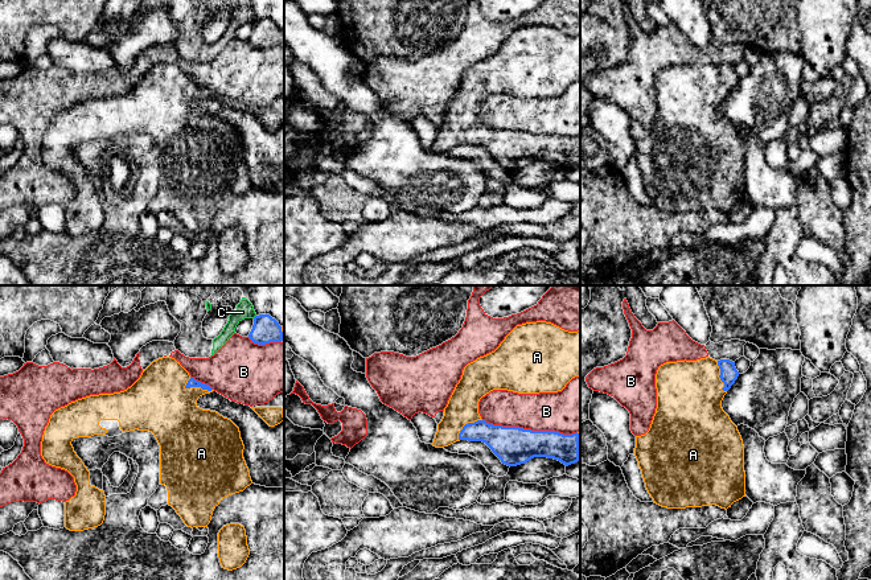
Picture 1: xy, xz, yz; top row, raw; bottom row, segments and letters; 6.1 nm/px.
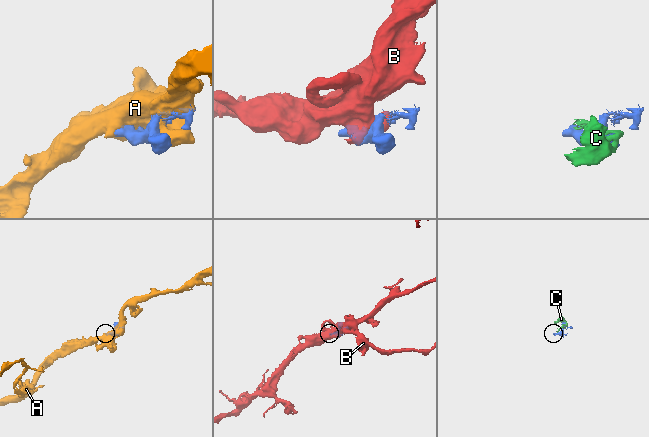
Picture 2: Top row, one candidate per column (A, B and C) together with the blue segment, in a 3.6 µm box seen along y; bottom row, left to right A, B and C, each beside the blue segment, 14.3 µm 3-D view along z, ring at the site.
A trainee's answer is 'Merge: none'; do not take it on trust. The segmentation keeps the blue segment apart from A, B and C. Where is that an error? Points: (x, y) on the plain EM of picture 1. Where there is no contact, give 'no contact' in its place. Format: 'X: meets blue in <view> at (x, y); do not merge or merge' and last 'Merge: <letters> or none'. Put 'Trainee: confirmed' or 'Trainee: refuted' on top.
Trainee: refuted
A: meets blue in xy at (198, 90); merge
B: meets blue in xz at (530, 134); do not merge
C: no contact; do not merge
Merge: A

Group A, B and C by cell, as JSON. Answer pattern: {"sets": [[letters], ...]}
{"sets": [["A"], ["B"], ["C"]]}

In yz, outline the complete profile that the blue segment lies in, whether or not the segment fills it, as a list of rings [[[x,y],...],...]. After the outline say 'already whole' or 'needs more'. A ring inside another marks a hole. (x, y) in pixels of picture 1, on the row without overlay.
[[[710,61],[661,69],[656,78],[657,112],[649,135],[636,140],[634,160],[645,192],[654,207],[667,213],[716,209],[728,213],[745,201],[744,149],[738,131],[722,112],[722,104],[739,81],[735,66]]] | needs more

